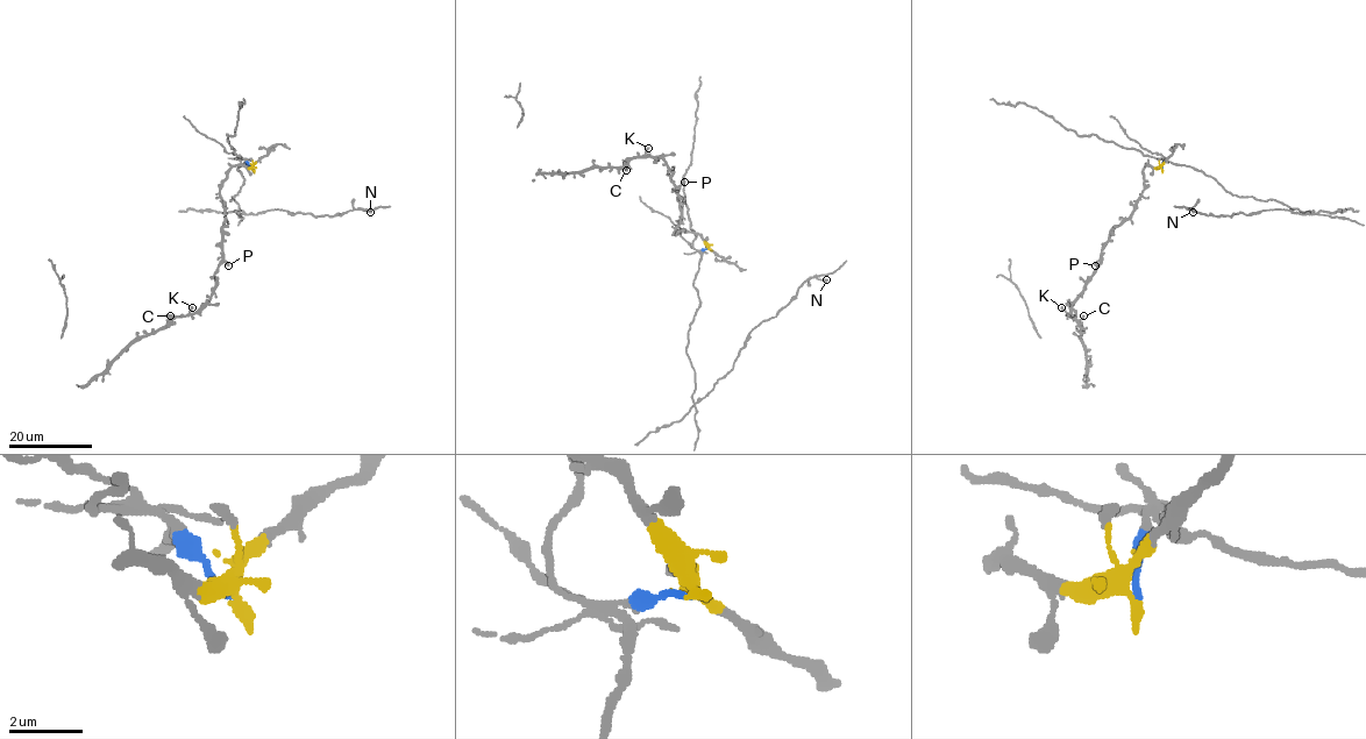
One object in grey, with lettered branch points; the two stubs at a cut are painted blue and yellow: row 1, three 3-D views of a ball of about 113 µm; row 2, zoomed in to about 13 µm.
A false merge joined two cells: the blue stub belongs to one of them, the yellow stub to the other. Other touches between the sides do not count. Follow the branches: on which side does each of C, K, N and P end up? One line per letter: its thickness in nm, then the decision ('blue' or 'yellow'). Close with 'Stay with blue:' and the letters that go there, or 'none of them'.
C: 360 nm | yellow
K: 360 nm | yellow
N: 380 nm | blue
P: 400 nm | yellow
Stay with blue: N

